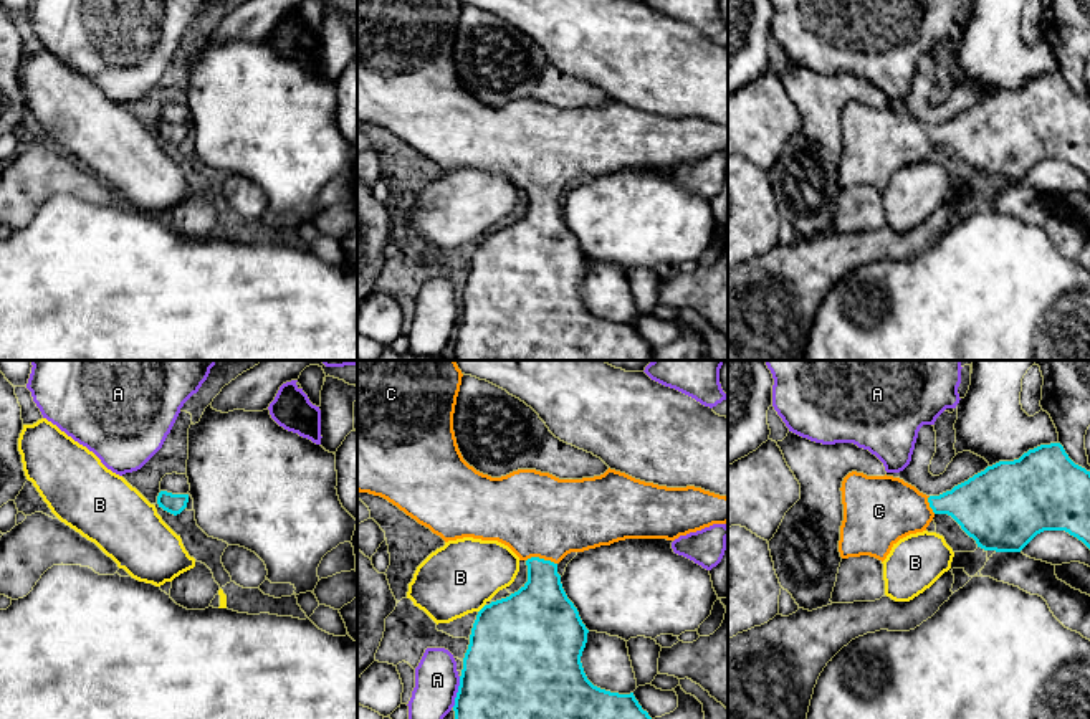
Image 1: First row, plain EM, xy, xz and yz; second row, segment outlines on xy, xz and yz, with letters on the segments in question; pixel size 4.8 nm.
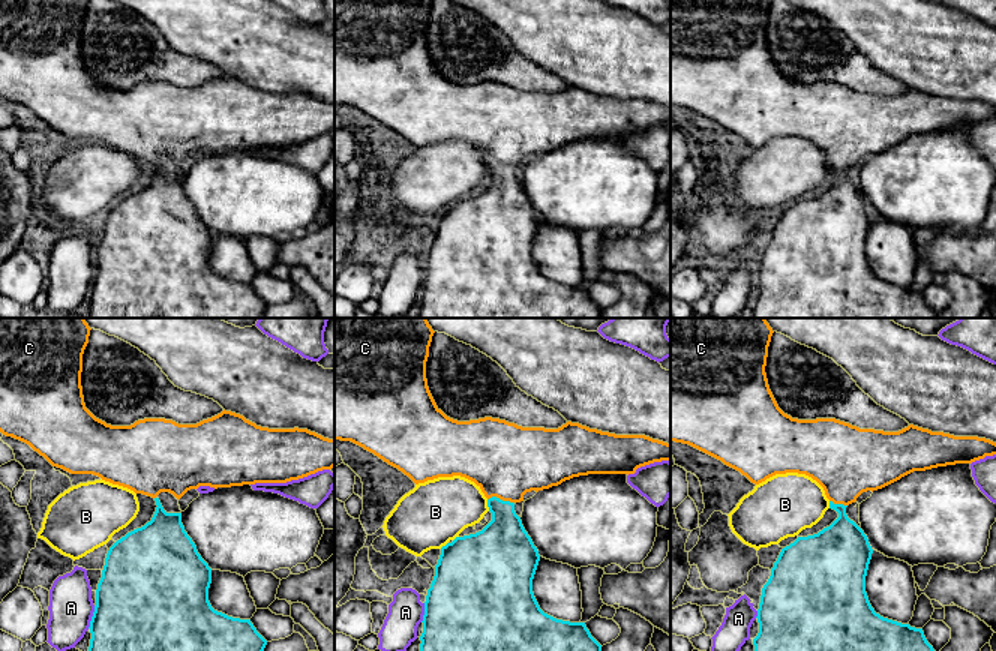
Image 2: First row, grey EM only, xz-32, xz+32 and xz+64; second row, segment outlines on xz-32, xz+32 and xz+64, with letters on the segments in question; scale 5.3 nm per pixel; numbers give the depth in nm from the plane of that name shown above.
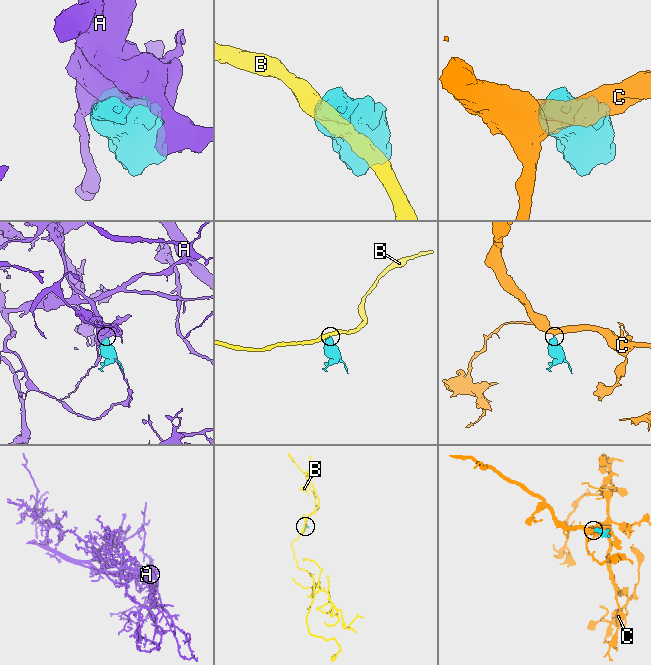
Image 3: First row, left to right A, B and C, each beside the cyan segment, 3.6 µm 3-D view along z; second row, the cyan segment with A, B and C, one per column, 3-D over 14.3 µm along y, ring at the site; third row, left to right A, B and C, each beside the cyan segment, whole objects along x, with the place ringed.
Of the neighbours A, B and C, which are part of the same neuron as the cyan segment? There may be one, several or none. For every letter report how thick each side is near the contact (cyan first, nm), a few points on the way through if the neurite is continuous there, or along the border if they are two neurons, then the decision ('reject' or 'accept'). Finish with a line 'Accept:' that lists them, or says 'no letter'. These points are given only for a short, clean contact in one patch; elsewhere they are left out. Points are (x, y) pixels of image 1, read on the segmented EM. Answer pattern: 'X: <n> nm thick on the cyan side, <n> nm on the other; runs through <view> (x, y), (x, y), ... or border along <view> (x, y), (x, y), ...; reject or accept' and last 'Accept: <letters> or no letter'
A: 440 nm thick on the cyan side, 220 nm on the other; border along xz (460, 676), (452, 706); reject
B: 480 nm thick on the cyan side, 360 nm on the other; reject
C: 280 nm thick on the cyan side, 420 nm on the other; runs through xz (540, 610), (541, 559), (536, 514); accept
Accept: C

